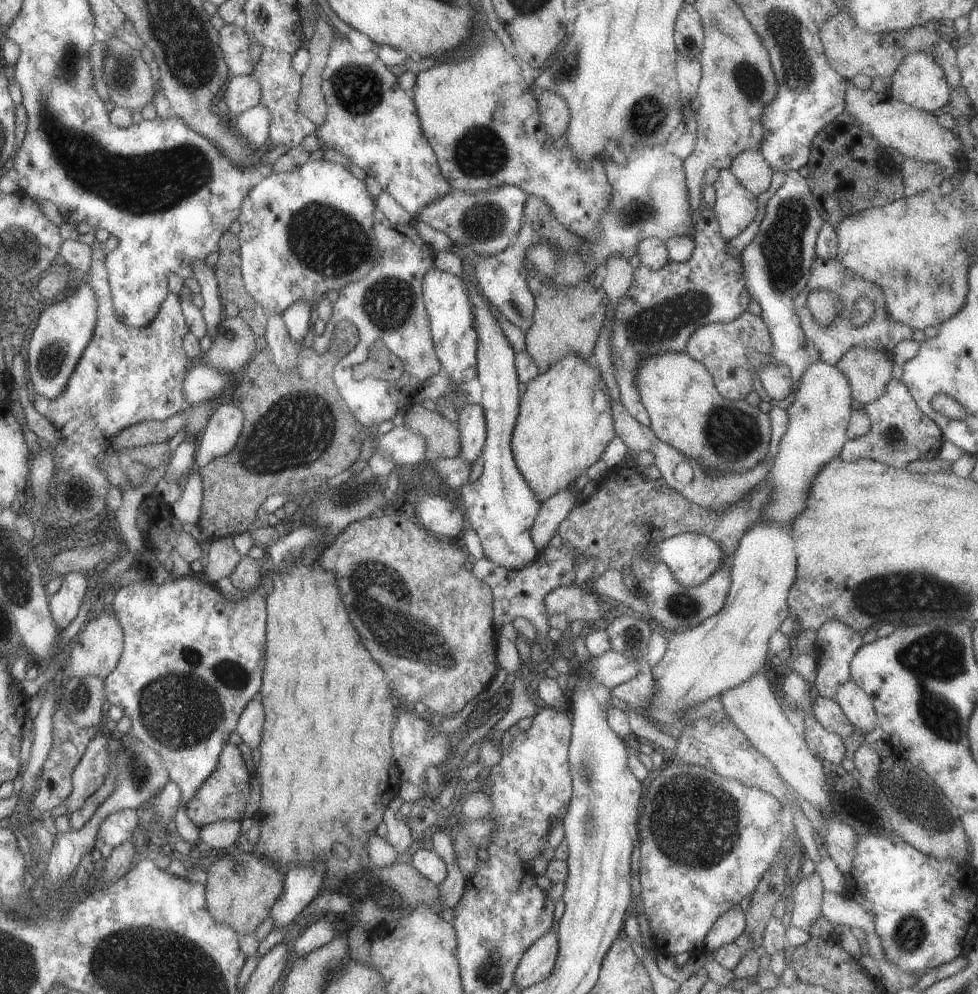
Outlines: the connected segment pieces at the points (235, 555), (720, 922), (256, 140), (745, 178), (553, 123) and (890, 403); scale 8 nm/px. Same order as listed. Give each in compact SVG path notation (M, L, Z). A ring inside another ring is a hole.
M233 536L211 540L207 550L207 566L202 570L210 584L218 584L235 569L242 558L235 548Z
M739 904L734 905L713 922L709 933L704 939L705 948L715 952L722 945L732 943L735 938L745 932L745 924L744 912Z
M257 104L255 107L230 118L235 131L248 141L251 148L259 149L260 146L267 144L271 114L266 107Z
M759 150L743 151L729 164L729 170L755 197L769 187L773 174Z
M543 91L536 104L540 110L540 124L545 128L546 137L559 138L565 134L570 111L563 98L553 92Z
M891 377L885 386L885 392L875 402L863 404L862 410L869 418L870 428L864 436L843 444L838 456L841 461L865 458L905 471L907 462L929 460L938 456L943 441L940 428L917 408L913 397L900 380Z

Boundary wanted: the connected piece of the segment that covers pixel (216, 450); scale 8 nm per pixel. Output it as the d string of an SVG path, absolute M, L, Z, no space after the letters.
M226 399L213 411L205 429L196 437L194 468L206 466L216 457L224 456L238 443L244 417L242 411Z

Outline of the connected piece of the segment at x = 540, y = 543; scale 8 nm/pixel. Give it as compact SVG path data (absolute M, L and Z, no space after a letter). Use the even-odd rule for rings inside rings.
M568 488L555 492L540 504L530 529L530 536L537 551L548 546L547 543L556 534L561 520L567 517L575 504L577 504L576 492L569 492Z

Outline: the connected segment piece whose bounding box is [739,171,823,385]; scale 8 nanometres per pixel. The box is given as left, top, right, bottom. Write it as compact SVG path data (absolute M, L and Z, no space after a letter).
M790 171L783 185L766 203L765 215L757 233L753 241L743 248L739 259L745 292L761 307L760 318L770 334L770 358L790 369L795 385L798 385L805 368L819 360L818 350L806 340L800 328L792 301L808 282L812 260L816 256L814 243L822 224L823 220L814 208L807 179L801 178L797 171Z

